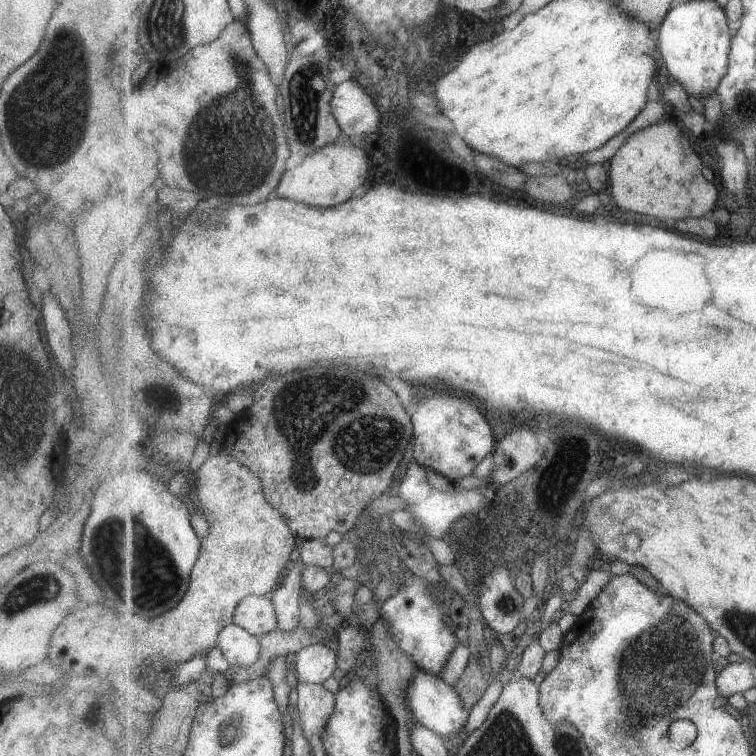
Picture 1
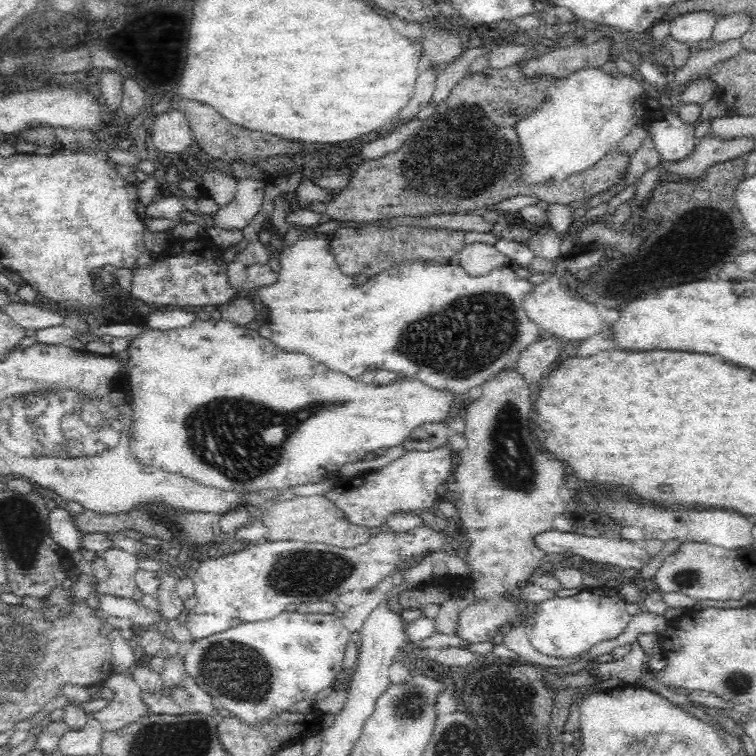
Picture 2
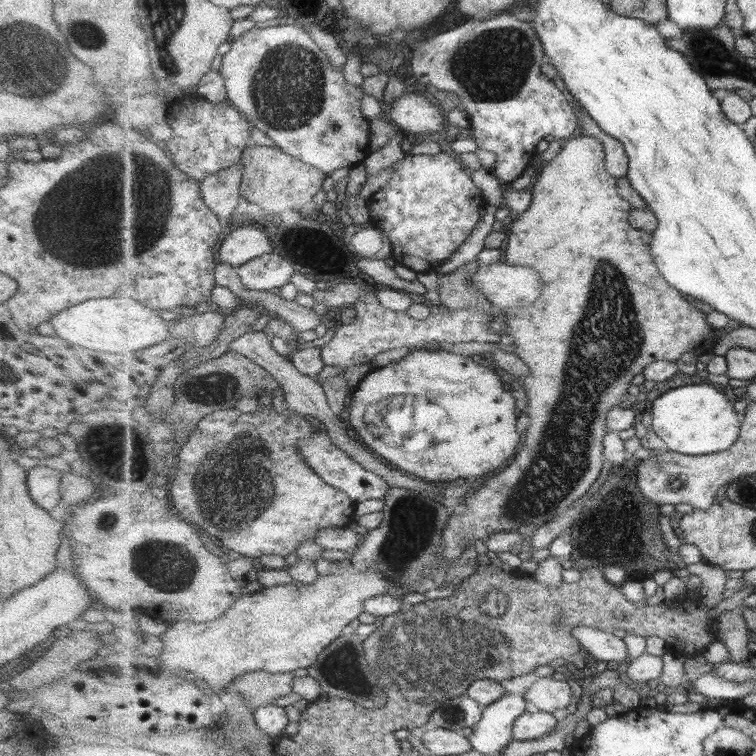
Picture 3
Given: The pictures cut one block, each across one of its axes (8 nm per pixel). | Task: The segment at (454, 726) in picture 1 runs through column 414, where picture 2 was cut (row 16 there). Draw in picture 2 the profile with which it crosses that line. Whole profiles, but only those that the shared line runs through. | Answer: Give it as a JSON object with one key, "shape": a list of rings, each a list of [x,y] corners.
{"shape":[[[691,13],[676,18],[670,23],[670,36],[676,42],[685,42],[694,46],[700,40],[706,40],[712,34],[714,23],[719,18],[710,13]]]}

